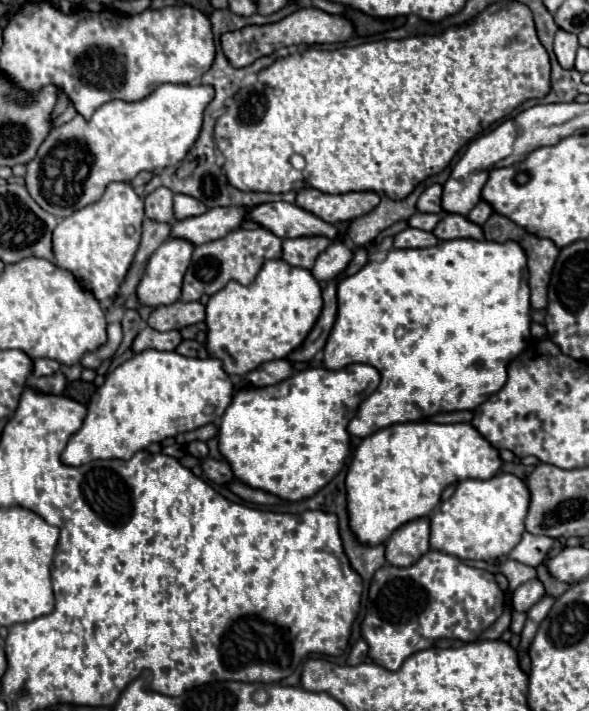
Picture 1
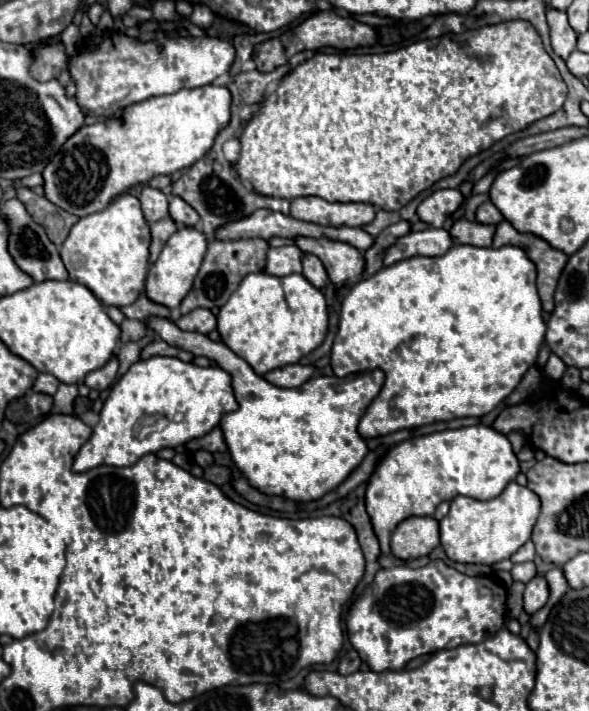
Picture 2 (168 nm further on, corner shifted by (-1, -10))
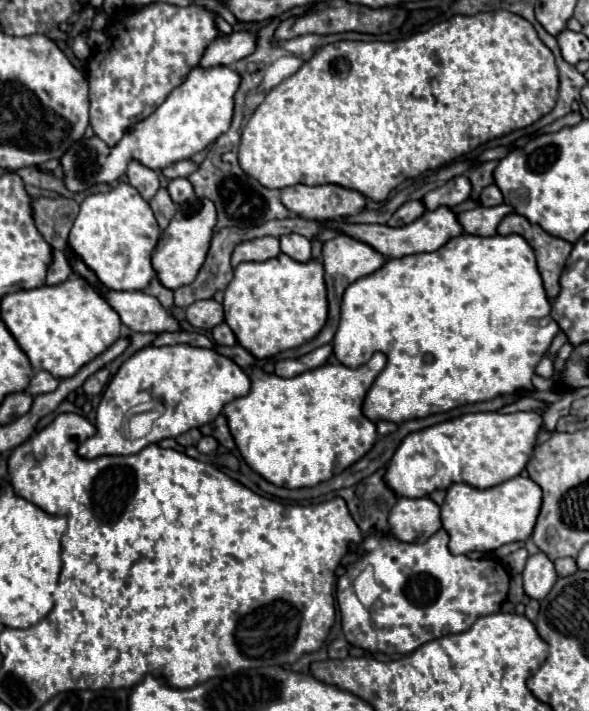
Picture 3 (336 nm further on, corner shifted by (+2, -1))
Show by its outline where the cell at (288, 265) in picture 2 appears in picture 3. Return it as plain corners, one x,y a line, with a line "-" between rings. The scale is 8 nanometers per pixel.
258,237
244,243
238,243
232,253
232,267
242,261
264,261
280,253
280,243
276,237

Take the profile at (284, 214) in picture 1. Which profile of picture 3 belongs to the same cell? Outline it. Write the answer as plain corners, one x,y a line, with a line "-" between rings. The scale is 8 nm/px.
338,235
330,241
324,243
322,247
322,259
324,259
324,269
326,269
326,287
328,287
328,305
330,305
330,313
328,313
328,323
326,327
320,331
320,335
312,341
314,347
320,347
324,343
330,343
334,339
336,327
338,327
338,313
340,313
340,303
342,303
342,295
344,289
354,283
360,277
366,277
374,271
378,271
384,263
386,257
382,253
378,253
374,247
370,247
368,243
362,243
350,235

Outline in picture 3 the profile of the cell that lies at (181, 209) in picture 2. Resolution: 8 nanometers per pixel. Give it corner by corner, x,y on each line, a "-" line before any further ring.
172,179
168,183
168,191
170,191
174,203
184,203
194,195
194,187
188,179

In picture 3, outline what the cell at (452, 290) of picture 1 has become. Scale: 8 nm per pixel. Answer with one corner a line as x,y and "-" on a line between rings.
460,235
450,239
444,247
440,247
440,251
434,253
418,253
418,255
408,255
408,257
400,257
400,259
388,259
388,263
378,269
372,275
360,277
358,281
354,281
346,291
344,291
344,299
342,299
342,311
340,311
340,323
338,323
338,331
334,335
334,355
340,363
348,365
348,367
360,367
362,363
366,363
376,351
382,351
388,357
388,363
384,367
384,371
380,373
380,377
376,377
374,385
370,387
366,399
364,399
364,415
370,421
394,421
394,423
402,423
408,419
422,419
430,413
442,413
442,411
450,411
454,407
466,405
466,403
478,403
478,401
488,401
494,399
498,395
506,395
506,393
514,393
522,387
530,387
530,379
534,375
536,365
540,363
540,359
548,353
552,339
556,337
556,333
560,331
558,325
546,325
540,327
536,321
530,319
544,319
550,315
550,301
546,297
544,285
542,285
542,277
538,273
536,267
536,257
532,247
520,237
520,235
492,235
492,237
480,237
480,235

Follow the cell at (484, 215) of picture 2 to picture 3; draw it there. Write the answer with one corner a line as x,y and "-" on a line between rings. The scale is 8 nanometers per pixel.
488,185
488,187
484,187
482,193
480,193
480,203
482,203
484,207
500,205
500,203
502,203
502,193
500,193
500,189
498,189
496,185

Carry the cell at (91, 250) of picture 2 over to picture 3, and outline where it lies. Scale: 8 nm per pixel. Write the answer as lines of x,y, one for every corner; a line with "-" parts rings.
118,183
112,191
94,193
82,201
68,243
72,251
96,271
98,279
108,289
142,291
156,275
152,267
152,251
158,237
160,227
148,201
144,201
132,185

